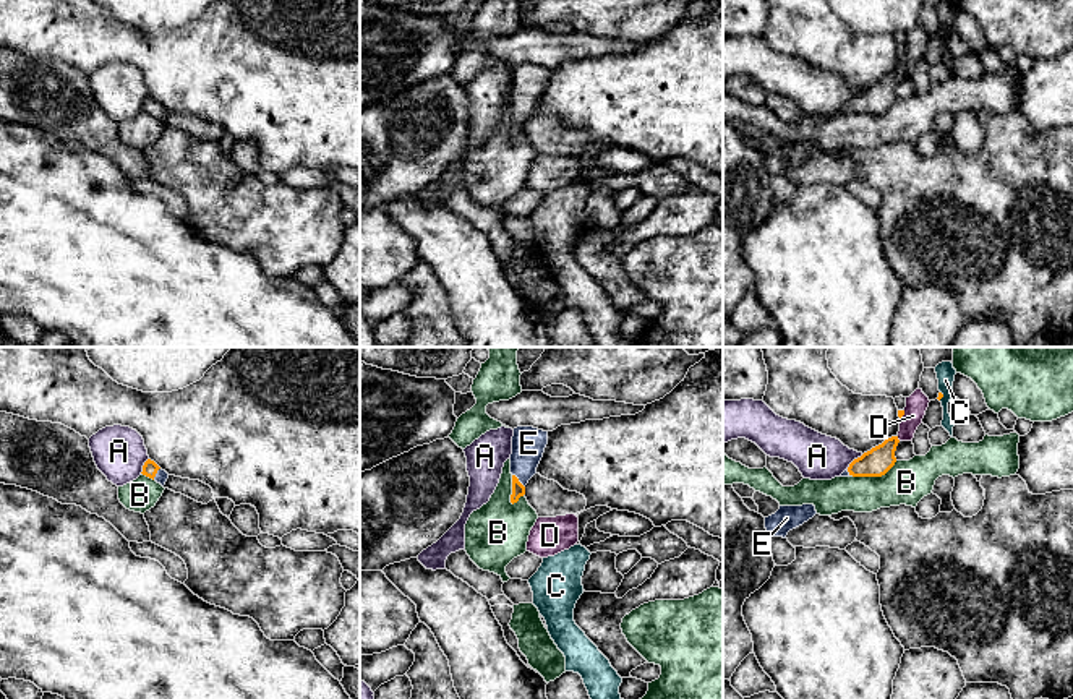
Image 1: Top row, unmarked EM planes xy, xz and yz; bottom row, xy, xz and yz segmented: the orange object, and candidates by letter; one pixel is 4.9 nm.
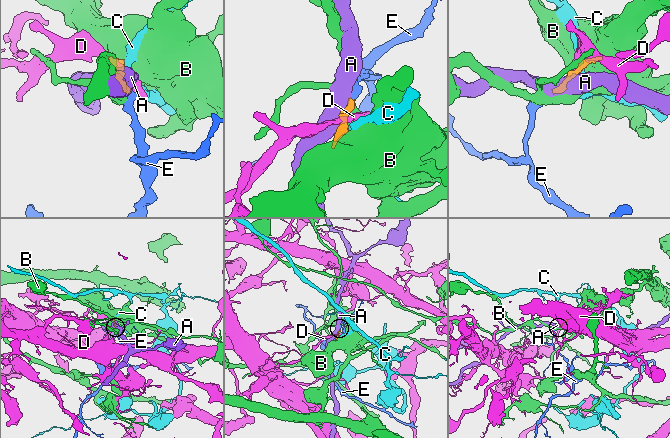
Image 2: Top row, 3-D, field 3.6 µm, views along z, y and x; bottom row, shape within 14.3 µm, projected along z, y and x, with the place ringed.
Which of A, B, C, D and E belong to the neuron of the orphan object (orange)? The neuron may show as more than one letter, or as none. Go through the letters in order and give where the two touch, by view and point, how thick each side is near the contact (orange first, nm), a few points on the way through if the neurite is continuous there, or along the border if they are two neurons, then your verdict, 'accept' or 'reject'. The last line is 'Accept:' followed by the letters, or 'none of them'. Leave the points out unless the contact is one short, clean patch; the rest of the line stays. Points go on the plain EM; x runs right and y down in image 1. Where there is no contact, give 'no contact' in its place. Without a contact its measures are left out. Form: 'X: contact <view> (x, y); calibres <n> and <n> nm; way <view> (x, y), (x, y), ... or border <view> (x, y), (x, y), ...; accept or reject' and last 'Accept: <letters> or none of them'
A: contact yz (853, 98); calibres 140 and 220 nm; border yz (863, 91), (846, 106); reject
B: contact yz (874, 112); calibres 140 and 220 nm; reject
C: contact yz (942, 33); calibres 20 and 100 nm; border yz (940, 28), (942, 33), (939, 36); reject
D: contact yz (897, 75); calibres 140 and 110 nm; border yz (897, 73), (900, 77); reject
E: contact xz (517, 117); calibres 60 and 170 nm; way xz (517, 125), (517, 117), (529, 80); accept
Accept: E

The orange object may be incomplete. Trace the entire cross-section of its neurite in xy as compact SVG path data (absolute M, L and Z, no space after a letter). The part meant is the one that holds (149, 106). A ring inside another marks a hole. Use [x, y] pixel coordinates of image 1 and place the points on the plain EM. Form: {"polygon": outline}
{"polygon": "M147 96L143 102L143 112L156 117L157 120L160 120L162 123L165 122L169 110L165 107L162 107L154 97Z"}

